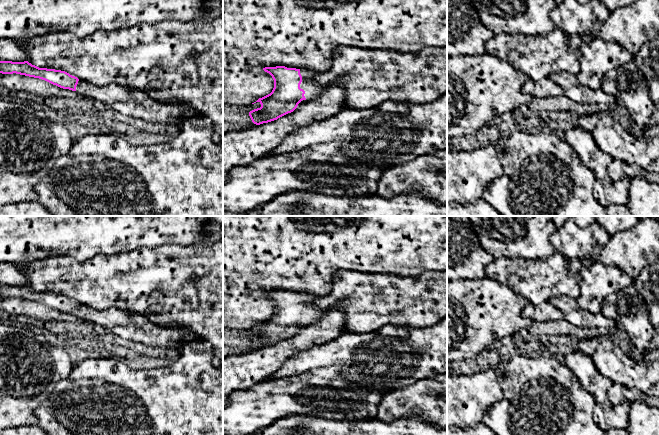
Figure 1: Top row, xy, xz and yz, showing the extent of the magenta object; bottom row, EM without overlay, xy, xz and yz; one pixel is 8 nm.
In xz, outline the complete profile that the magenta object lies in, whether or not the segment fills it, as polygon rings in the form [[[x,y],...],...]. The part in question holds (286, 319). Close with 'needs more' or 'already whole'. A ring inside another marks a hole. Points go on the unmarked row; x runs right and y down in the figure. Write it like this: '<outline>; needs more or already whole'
[[[285,290],[265,291],[263,294],[272,300],[274,312],[270,318],[259,322],[256,325],[261,328],[260,332],[249,336],[252,346],[256,349],[277,344],[278,342],[293,336],[299,328],[319,322],[329,312],[319,310],[312,306],[317,295],[287,292]]]; needs more

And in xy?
[[[0,285],[0,297],[16,297],[20,299],[42,303],[60,312],[75,315],[80,321],[92,323],[100,331],[109,331],[116,334],[117,336],[122,337],[125,340],[142,343],[147,346],[165,348],[174,352],[174,348],[176,346],[180,346],[183,343],[182,335],[178,333],[178,329],[176,327],[159,326],[151,323],[149,320],[147,320],[140,314],[137,314],[135,312],[130,313],[129,311],[117,308],[97,310],[87,305],[79,304],[77,301],[72,300],[65,295],[39,292],[35,289],[32,289],[28,285]]]; needs more

